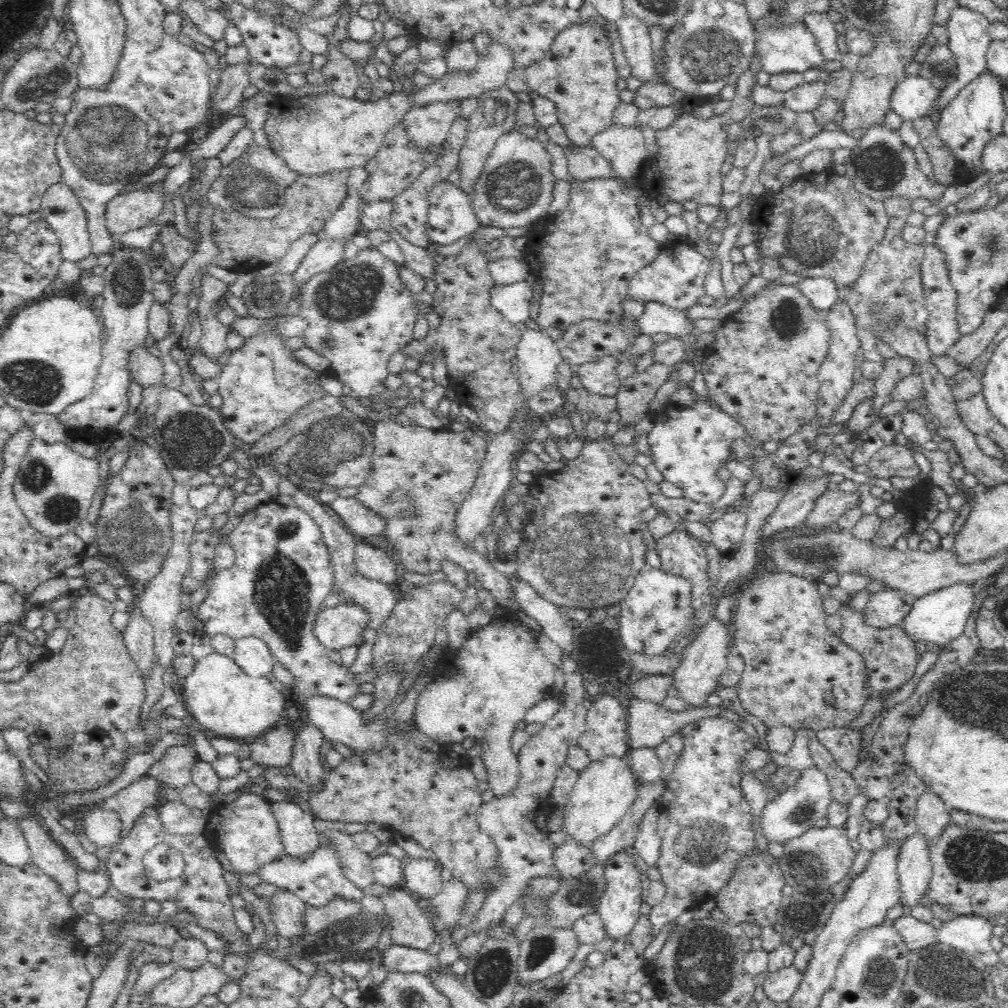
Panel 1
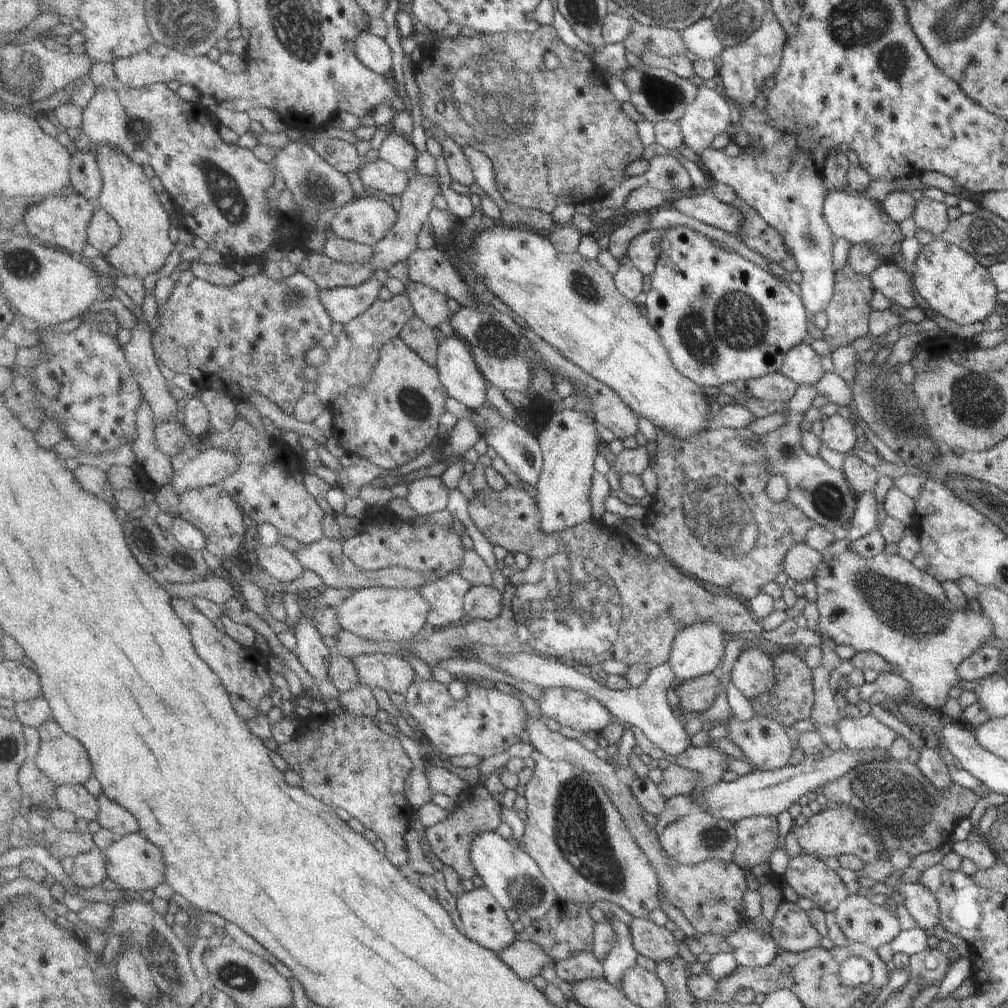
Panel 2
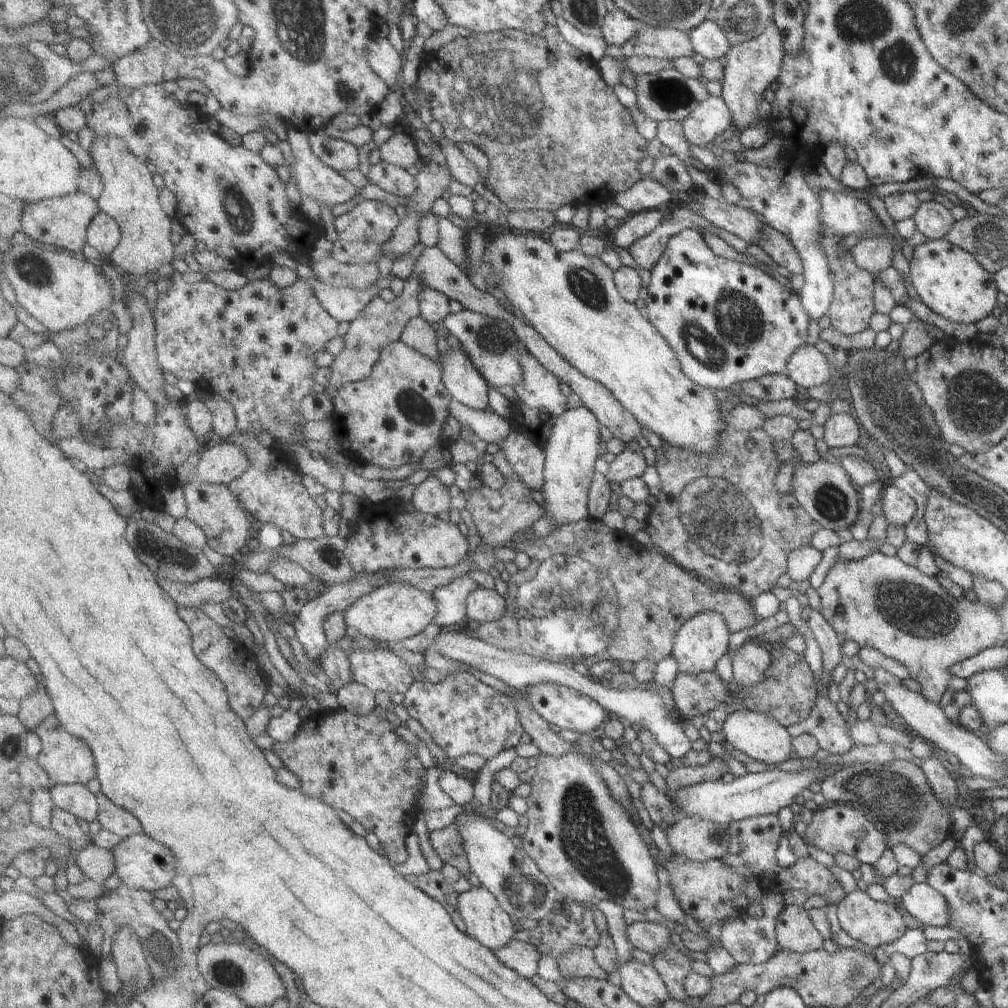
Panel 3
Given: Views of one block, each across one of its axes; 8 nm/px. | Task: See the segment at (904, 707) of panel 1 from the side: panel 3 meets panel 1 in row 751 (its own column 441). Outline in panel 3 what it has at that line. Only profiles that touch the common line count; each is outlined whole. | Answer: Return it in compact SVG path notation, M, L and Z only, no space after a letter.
M439 870L428 872L428 874L422 874L417 877L415 885L424 890L424 892L427 892L432 898L442 902L452 915L458 928L460 928L462 932L469 934L467 922L464 920L459 907L459 898L461 894L456 892L454 887L449 883L447 876Z

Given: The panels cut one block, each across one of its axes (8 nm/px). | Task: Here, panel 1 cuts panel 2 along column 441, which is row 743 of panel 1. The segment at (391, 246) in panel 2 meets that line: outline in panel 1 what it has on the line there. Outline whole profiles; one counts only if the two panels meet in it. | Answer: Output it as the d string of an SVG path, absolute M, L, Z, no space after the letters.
M192 740L188 744L168 747L163 757L154 763L147 771L161 785L169 784L182 788L191 782L191 770L199 759L198 750L193 746Z

